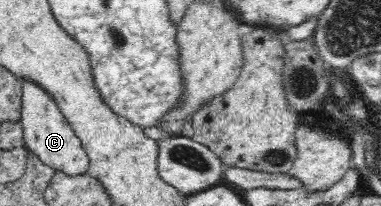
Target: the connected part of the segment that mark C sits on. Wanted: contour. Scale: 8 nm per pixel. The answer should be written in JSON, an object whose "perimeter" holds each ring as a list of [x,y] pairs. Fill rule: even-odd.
{"perimeter":[[[22,79],[21,102],[20,118],[23,125],[23,140],[29,151],[38,156],[38,159],[46,167],[51,167],[55,172],[61,171],[70,177],[89,173],[89,157],[81,146],[81,141],[77,138],[75,131],[53,99],[35,83]]]}

